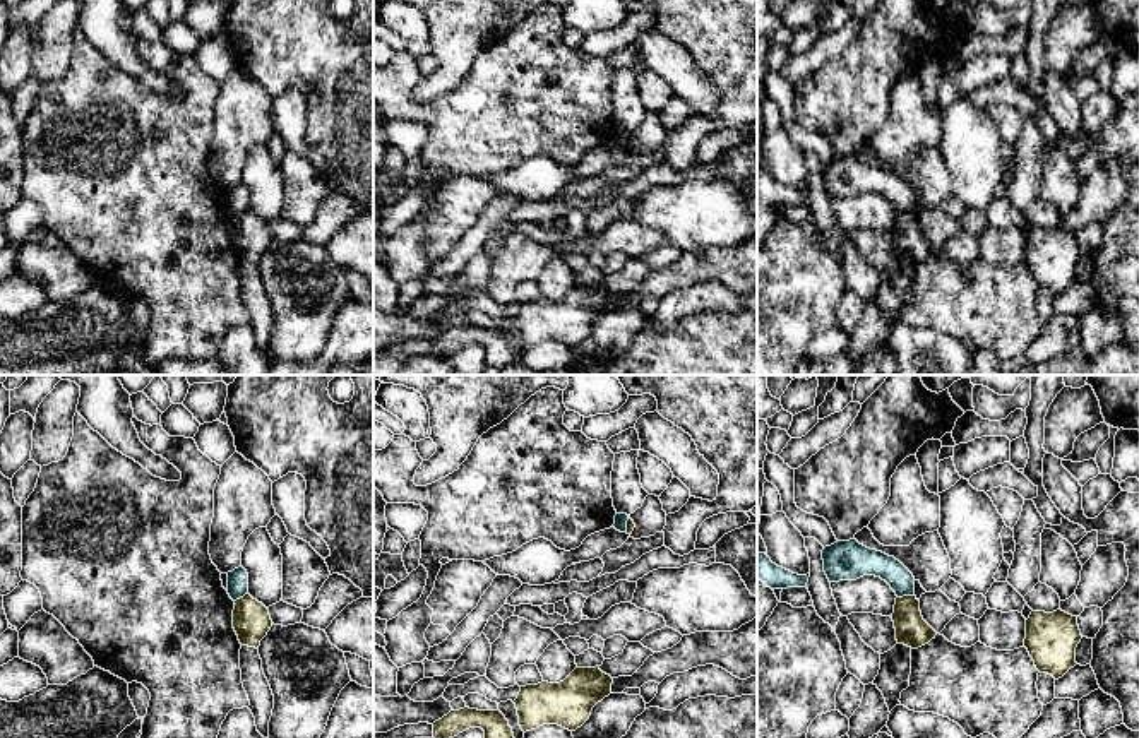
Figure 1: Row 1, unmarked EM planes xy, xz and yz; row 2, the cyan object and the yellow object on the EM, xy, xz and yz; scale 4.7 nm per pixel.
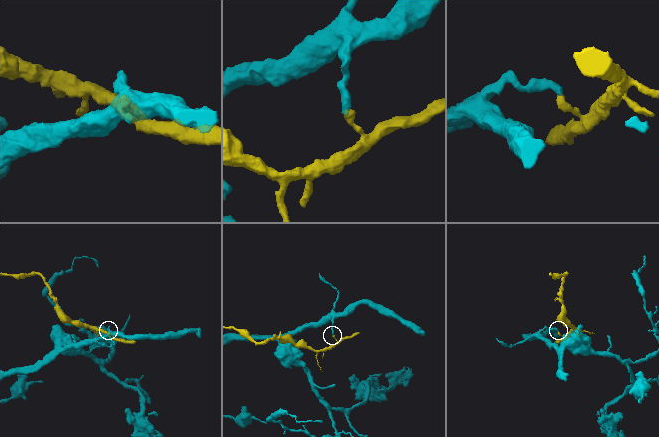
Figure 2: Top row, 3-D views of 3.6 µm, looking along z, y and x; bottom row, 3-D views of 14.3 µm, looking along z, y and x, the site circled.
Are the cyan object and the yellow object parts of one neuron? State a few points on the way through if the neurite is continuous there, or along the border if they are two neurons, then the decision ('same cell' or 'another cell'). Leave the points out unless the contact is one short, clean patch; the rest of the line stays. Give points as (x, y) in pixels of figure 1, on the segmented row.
along yz (913, 595), (898, 598) | another cell

